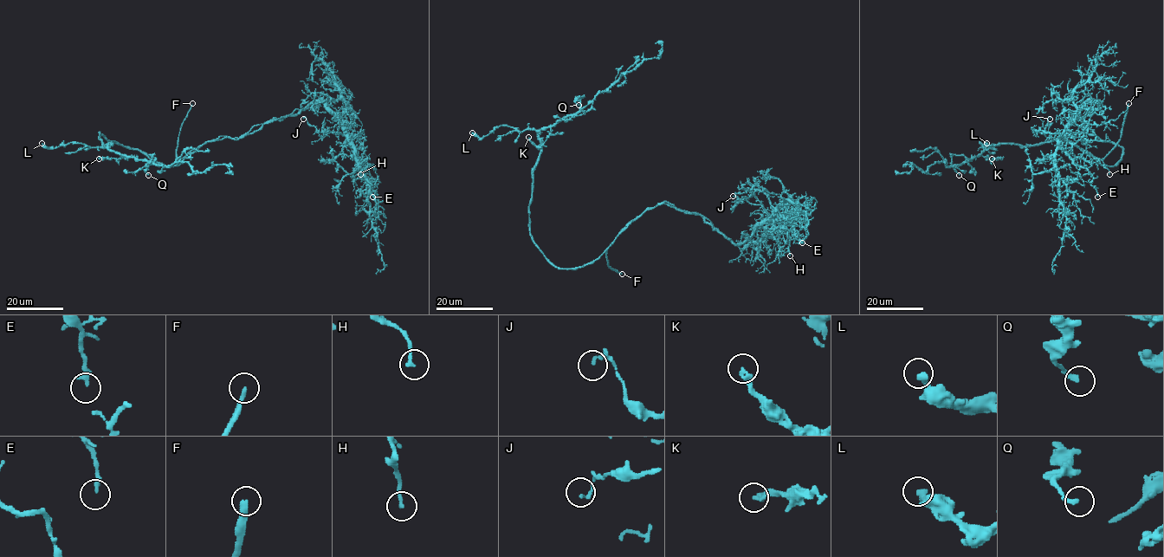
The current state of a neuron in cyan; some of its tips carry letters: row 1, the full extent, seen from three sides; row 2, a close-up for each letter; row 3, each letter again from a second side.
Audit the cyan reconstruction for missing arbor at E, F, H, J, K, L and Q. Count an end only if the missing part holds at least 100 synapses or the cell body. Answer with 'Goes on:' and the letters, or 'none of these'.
Goes on: F

